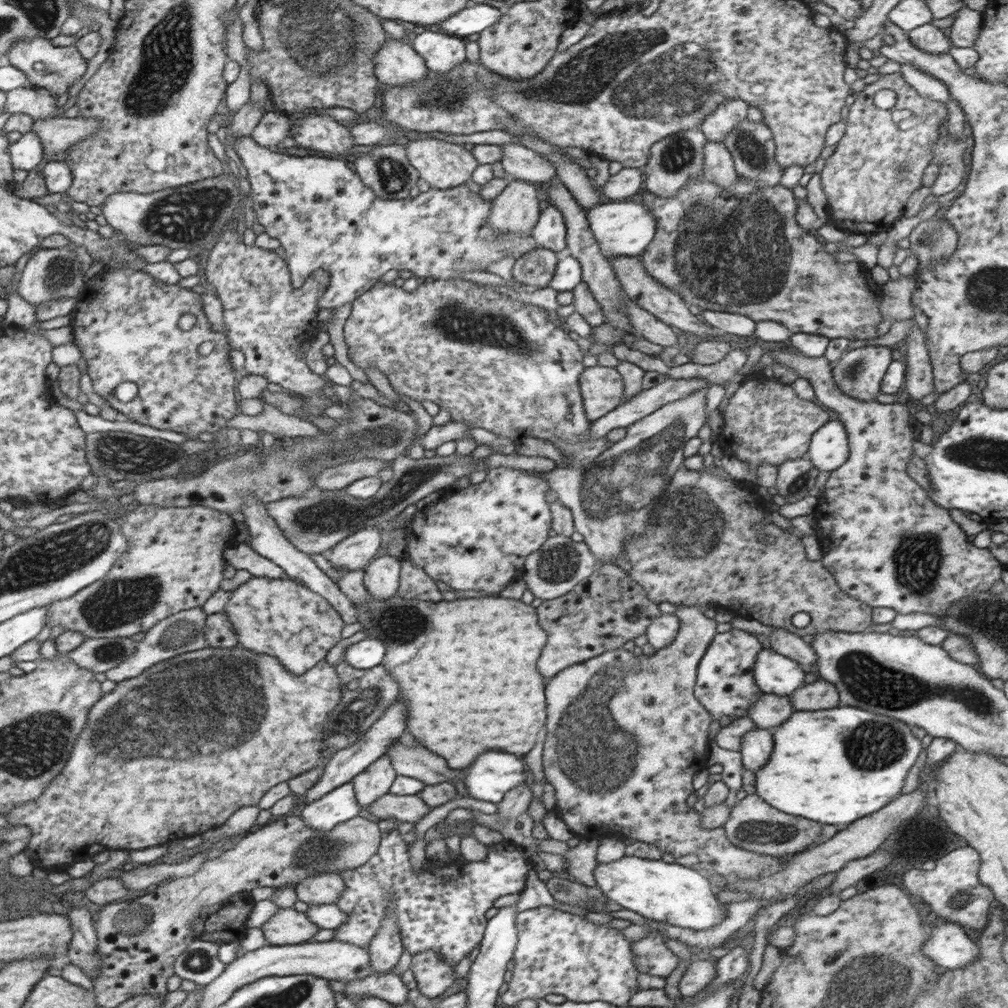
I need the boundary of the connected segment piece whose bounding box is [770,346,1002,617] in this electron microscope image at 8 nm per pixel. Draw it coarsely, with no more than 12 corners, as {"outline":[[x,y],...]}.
{"outline":[[778,364],[837,412],[849,457],[812,513],[822,565],[872,608],[938,617],[988,592],[976,548],[906,472],[908,406]]}

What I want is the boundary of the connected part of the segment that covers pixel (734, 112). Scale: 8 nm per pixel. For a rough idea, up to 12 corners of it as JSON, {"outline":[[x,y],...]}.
{"outline":[[726,100],[700,125],[708,142],[723,142],[747,119],[744,100]]}

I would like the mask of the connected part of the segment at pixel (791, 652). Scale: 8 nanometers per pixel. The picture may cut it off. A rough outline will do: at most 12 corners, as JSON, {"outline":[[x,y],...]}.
{"outline":[[782,628],[769,638],[771,648],[801,666],[817,664],[803,638]]}

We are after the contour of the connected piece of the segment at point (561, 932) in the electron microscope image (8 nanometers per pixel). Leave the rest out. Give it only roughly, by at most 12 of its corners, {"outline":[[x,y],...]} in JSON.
{"outline":[[576,909],[516,915],[504,1005],[562,994],[626,1006],[666,979]]}

